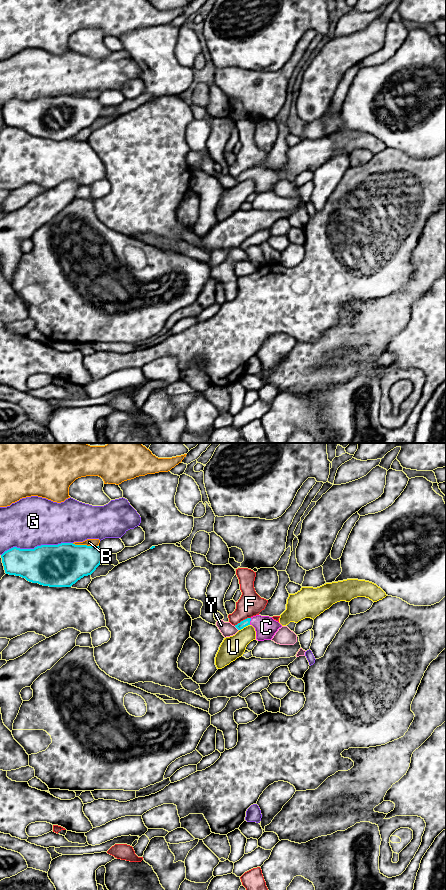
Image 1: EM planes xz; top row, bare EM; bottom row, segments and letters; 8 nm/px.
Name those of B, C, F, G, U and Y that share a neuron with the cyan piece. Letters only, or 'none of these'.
C

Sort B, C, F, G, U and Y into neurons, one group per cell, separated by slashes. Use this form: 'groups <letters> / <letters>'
groups B / C / F / G / U / Y

